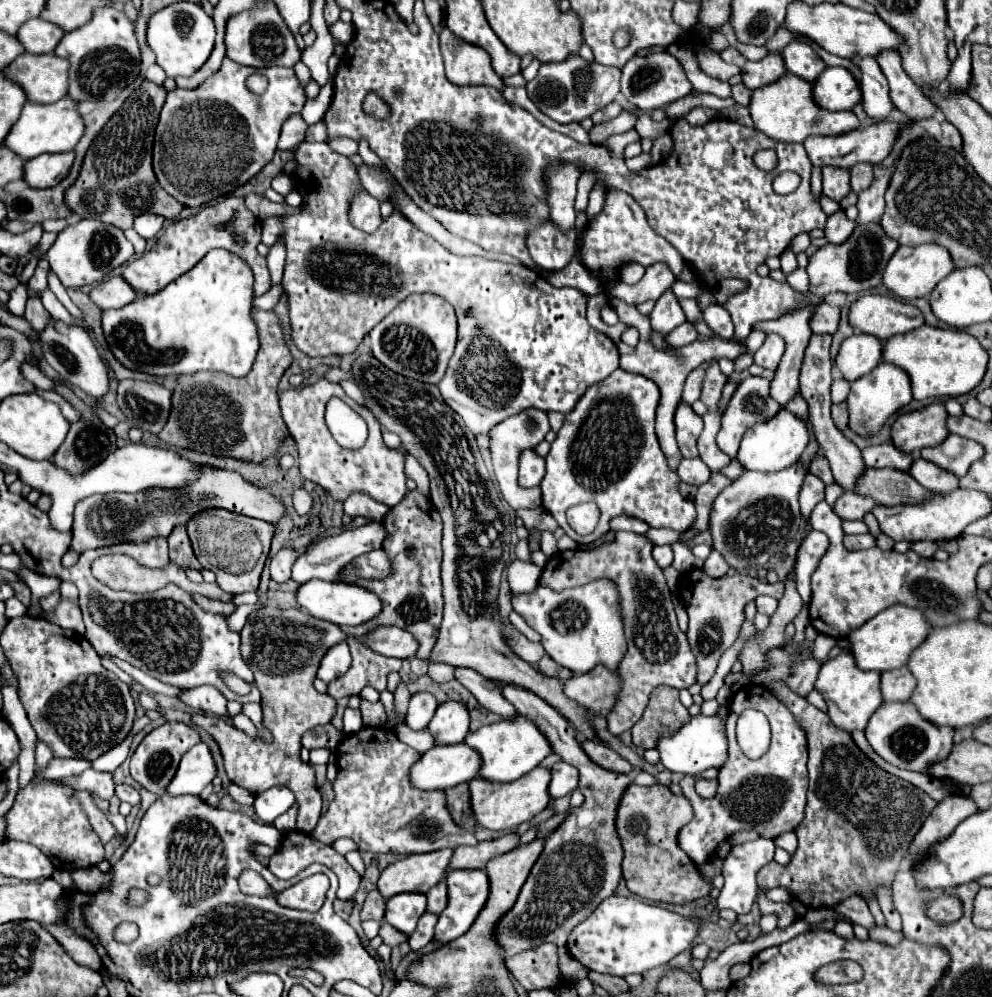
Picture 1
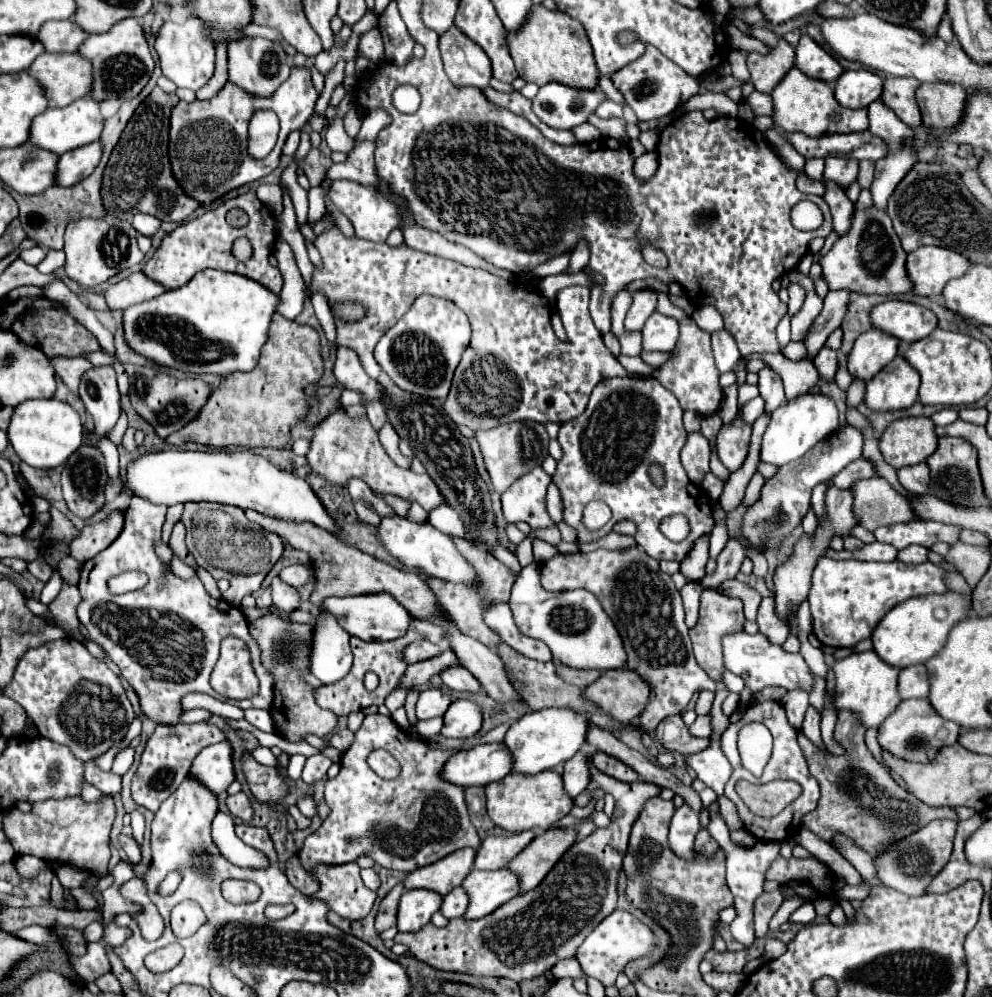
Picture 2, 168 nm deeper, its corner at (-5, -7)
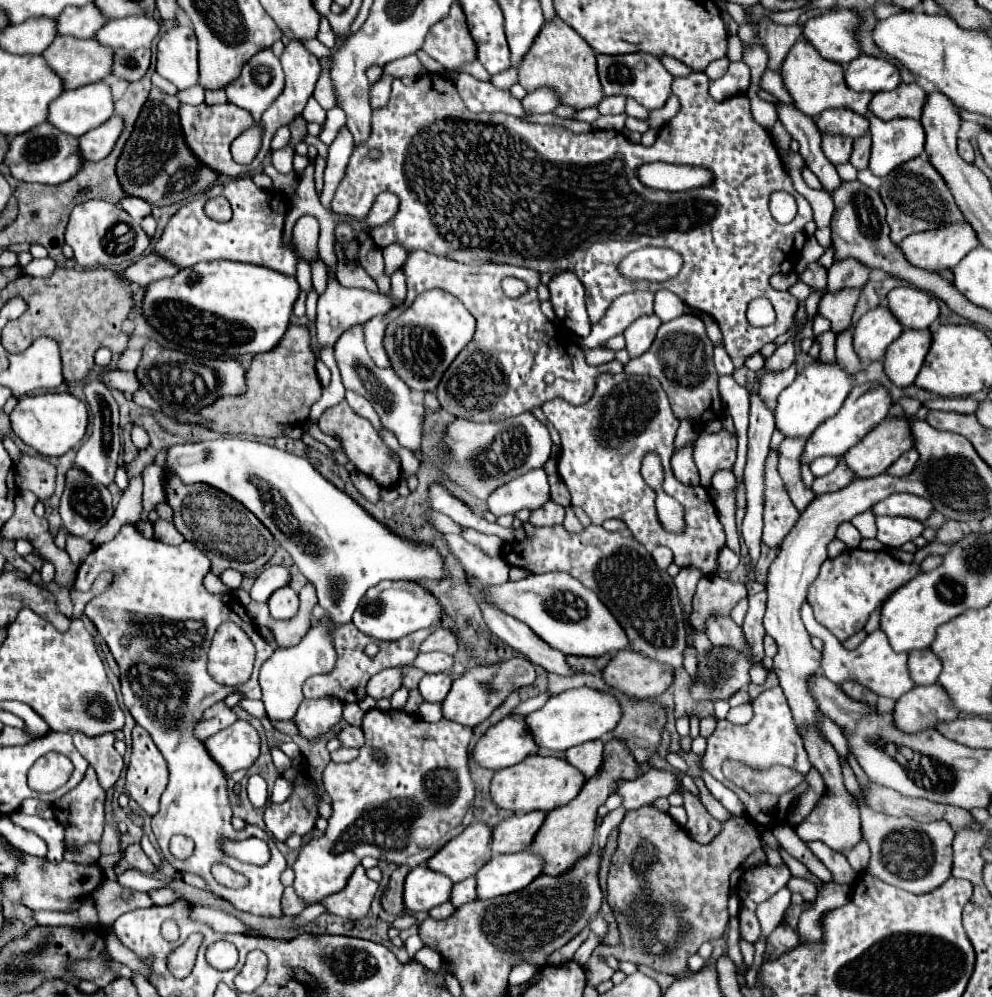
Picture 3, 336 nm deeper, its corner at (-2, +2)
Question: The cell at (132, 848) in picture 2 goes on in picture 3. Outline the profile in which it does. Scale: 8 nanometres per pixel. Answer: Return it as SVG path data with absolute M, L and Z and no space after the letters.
M133 844L125 850L125 858L115 866L115 874L123 874L127 870L139 870L139 872L147 872L147 874L155 874L157 868L153 866L153 862L147 858L147 854L143 852L143 848L139 844Z

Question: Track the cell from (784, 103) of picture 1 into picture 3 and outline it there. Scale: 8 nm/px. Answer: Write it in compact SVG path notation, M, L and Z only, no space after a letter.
M799 38L795 42L795 46L789 50L789 54L783 62L781 74L783 74L789 94L795 100L797 110L801 110L803 114L807 114L811 118L819 116L827 108L851 108L857 114L867 114L867 106L873 98L873 94L851 92L851 88L845 86L845 68L839 66L837 62L823 60L823 56L817 54L817 50L805 38Z

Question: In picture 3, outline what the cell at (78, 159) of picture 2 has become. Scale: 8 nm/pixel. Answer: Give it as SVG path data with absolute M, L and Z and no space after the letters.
M113 114L103 126L83 134L79 138L79 146L81 146L81 156L87 162L99 162L103 158L107 158L107 154L113 150L117 138L121 136L125 128L125 122L119 114Z

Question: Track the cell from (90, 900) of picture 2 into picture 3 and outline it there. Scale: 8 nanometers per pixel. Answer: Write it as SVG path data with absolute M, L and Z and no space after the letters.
M107 880L101 884L99 890L95 890L93 898L99 923L103 926L113 926L113 922L125 912L155 906L147 892L129 890L117 882L107 882Z

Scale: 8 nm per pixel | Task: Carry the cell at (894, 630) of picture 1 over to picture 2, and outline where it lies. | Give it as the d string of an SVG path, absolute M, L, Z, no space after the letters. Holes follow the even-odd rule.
M954 591L944 593L944 595L906 599L904 603L898 603L898 607L890 609L890 613L884 615L884 619L874 629L872 633L874 651L878 653L882 661L900 669L926 663L944 647L952 625L968 615L966 607L968 607L968 601ZM896 663L904 663L904 665L896 665Z

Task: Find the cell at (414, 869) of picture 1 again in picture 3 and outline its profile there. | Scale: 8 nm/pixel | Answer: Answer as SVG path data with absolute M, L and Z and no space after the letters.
M471 822L471 826L429 858L427 866L443 872L453 882L475 876L491 860L491 830L485 822Z

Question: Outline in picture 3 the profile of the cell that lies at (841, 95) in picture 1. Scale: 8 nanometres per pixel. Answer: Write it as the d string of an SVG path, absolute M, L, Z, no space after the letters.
M859 56L845 68L845 80L851 90L857 92L883 92L883 90L895 90L901 82L899 70L877 56Z

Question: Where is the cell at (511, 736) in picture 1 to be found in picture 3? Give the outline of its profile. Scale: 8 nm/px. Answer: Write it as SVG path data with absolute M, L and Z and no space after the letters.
M573 688L557 696L551 696L547 704L527 716L527 726L535 736L537 746L549 750L567 750L571 746L599 740L615 730L621 720L621 704L611 692L601 692L595 688Z

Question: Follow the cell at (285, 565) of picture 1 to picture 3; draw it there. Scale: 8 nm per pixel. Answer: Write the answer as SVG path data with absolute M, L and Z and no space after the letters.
M291 586L279 588L271 598L269 598L269 610L275 620L289 620L297 614L299 608L299 598L297 592Z

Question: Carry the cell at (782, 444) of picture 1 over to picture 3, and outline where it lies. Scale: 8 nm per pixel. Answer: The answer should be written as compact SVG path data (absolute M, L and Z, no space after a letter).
M815 360L815 362L807 364L803 368L803 372L797 374L793 384L787 386L779 394L779 402L777 402L777 410L775 410L777 428L789 438L797 438L797 436L809 438L821 422L825 422L827 418L831 418L839 412L839 408L843 406L851 388L853 388L853 376L843 366L839 366L839 362L827 364L827 362Z

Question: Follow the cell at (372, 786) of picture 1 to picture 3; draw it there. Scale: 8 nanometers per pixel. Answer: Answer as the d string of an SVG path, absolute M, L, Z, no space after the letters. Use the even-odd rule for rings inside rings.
M371 710L363 718L363 732L365 746L361 748L357 760L349 764L331 762L325 768L323 786L333 800L333 816L329 818L327 832L321 838L311 840L307 846L303 846L297 862L293 864L293 888L307 906L343 890L343 886L347 886L347 878L365 856L375 856L379 860L395 864L407 864L411 868L425 864L471 820L469 814L473 808L475 784L469 774L467 746L473 736L473 728L451 720L425 722L419 714L409 716L403 710ZM377 752L385 754L385 762L377 762ZM369 842L385 842L385 850Z

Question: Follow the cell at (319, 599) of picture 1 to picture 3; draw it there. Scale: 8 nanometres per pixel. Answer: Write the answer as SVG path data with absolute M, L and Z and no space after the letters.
M379 582L361 598L353 624L367 636L377 640L399 640L415 630L439 626L443 618L443 606L439 600L419 582Z

